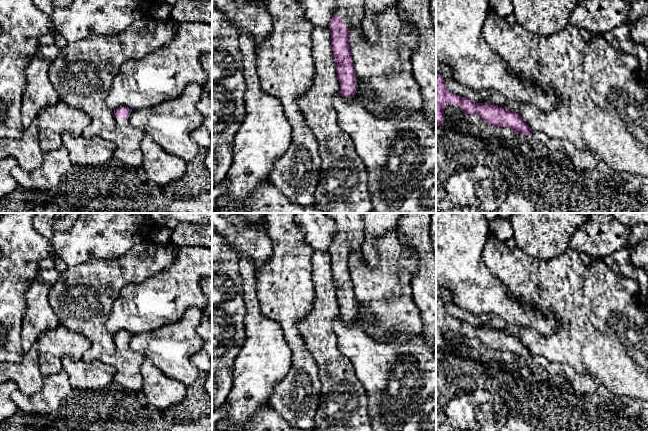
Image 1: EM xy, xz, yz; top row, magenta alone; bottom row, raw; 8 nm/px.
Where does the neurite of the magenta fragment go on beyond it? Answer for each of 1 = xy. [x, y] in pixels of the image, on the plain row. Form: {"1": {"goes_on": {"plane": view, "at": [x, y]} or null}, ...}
{"1": {"goes_on": {"plane": "xy", "at": [127, 370]}}}

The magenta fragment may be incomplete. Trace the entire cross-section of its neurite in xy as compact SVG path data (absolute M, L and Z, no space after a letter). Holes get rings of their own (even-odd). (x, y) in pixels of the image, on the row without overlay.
M120 331L114 335L116 351L112 355L102 355L99 359L114 368L113 382L130 391L138 392L143 387L141 366L145 357L130 348L132 334Z

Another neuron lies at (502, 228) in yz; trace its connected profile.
M497 216L489 222L490 231L494 233L500 241L507 242L513 238L512 220Z

